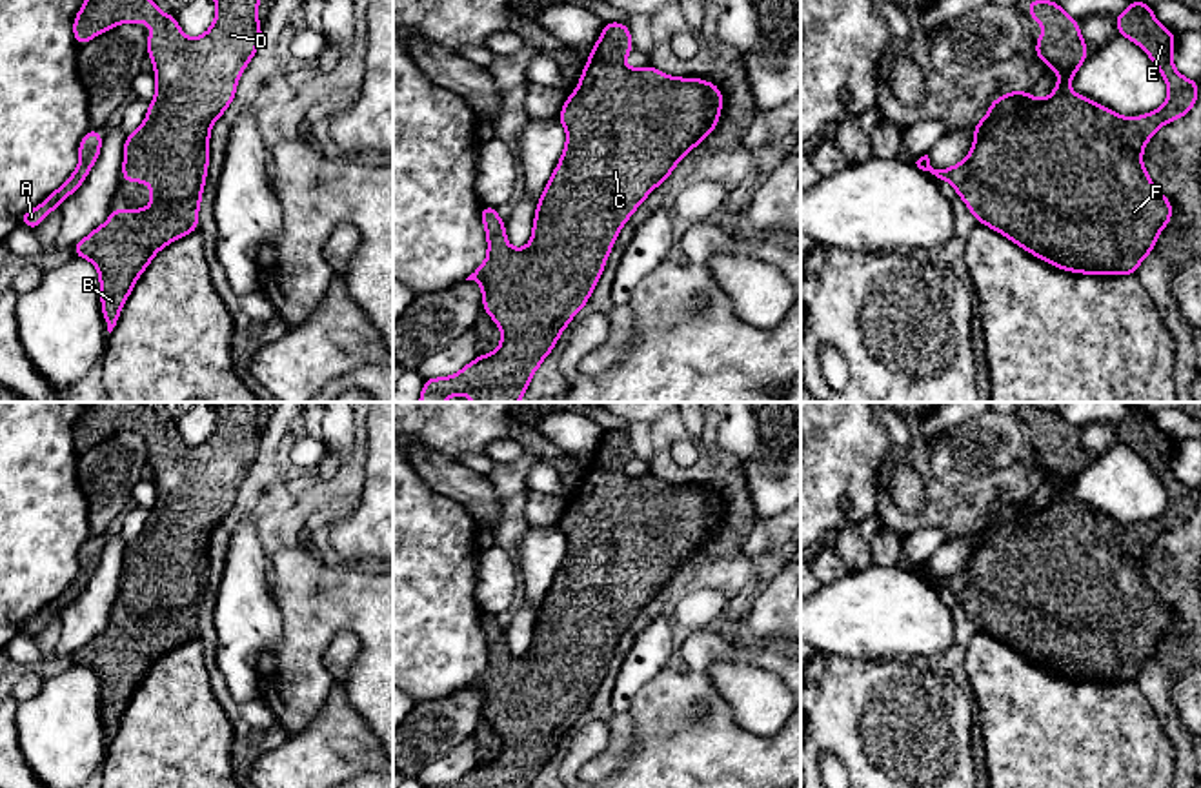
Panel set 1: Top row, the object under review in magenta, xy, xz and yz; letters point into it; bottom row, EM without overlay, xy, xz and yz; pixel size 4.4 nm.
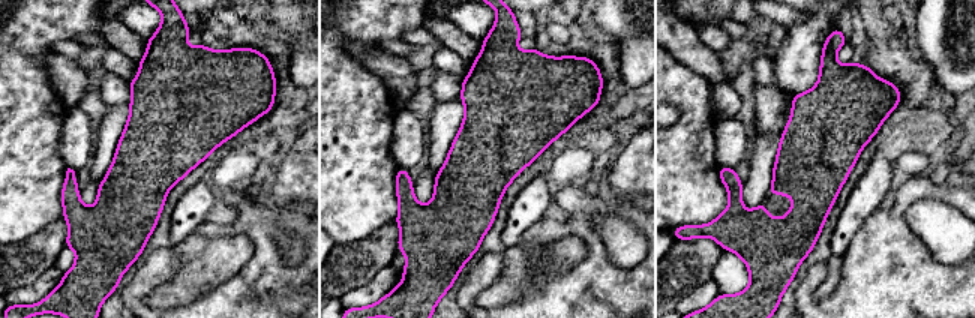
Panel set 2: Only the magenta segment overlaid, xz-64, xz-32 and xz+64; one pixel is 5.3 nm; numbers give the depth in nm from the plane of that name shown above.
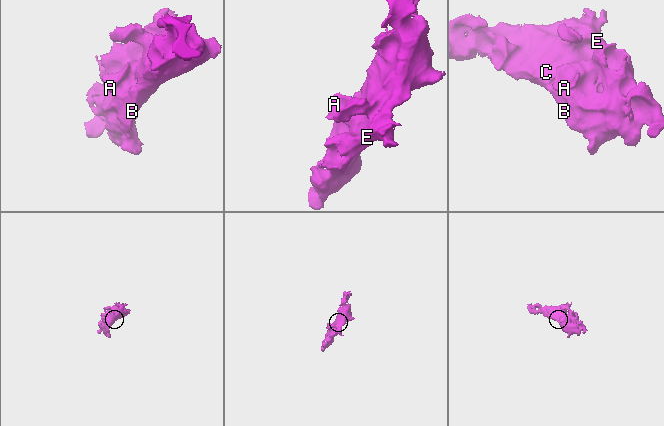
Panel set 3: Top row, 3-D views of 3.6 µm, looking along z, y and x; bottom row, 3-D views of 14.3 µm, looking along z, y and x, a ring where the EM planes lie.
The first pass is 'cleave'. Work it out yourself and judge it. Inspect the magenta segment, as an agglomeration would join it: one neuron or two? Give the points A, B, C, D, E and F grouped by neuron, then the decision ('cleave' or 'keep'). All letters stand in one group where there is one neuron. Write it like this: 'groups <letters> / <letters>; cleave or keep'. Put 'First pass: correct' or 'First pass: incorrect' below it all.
groups A B C D E F; keep
First pass: incorrect

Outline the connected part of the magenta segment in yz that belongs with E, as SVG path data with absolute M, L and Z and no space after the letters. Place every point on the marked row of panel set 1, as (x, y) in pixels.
M1030 0L1028 16L1045 27L1035 42L1035 56L1046 62L1046 71L1061 73L1052 95L1037 100L1032 93L1010 91L999 100L990 100L988 115L975 127L968 127L975 131L975 140L966 160L943 171L930 166L928 155L915 164L932 178L952 182L977 222L1052 266L1086 275L1135 275L1174 213L1170 200L1150 180L1141 155L1163 124L1185 116L1194 107L1199 95L1197 80L1176 71L1176 35L1156 20L1148 4L1134 0L1114 16L1119 36L1130 38L1148 53L1168 86L1168 98L1148 115L1125 118L1068 91L1075 71L1088 58L1079 22L1052 0Z

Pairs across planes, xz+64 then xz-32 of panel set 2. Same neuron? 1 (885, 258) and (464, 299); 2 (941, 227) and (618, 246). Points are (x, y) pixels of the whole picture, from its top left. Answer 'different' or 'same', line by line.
1: same
2: same

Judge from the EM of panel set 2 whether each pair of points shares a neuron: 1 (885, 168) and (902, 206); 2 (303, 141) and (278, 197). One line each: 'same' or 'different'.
1: different
2: same

